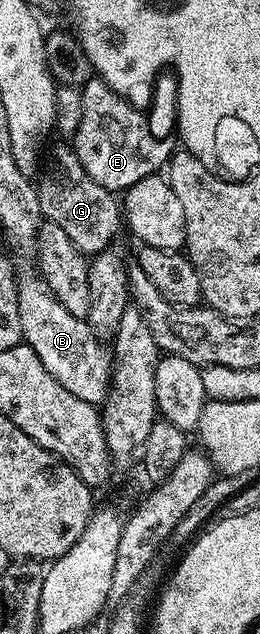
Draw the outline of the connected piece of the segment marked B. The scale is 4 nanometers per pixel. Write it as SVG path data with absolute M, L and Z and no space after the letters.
M39 267L16 268L16 289L18 290L18 316L22 321L23 343L38 354L42 366L82 402L103 405L110 393L114 356L103 339L94 334L91 324L82 316L70 314L62 302L50 290Z

